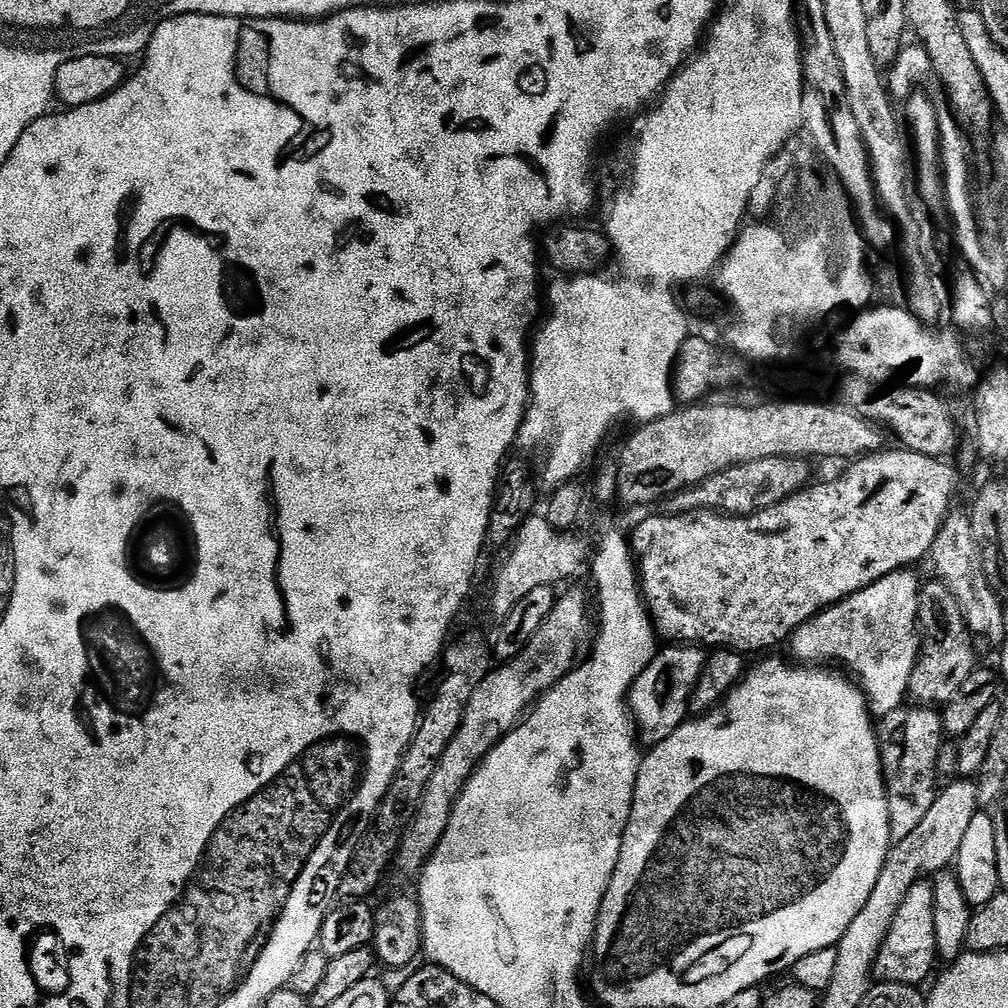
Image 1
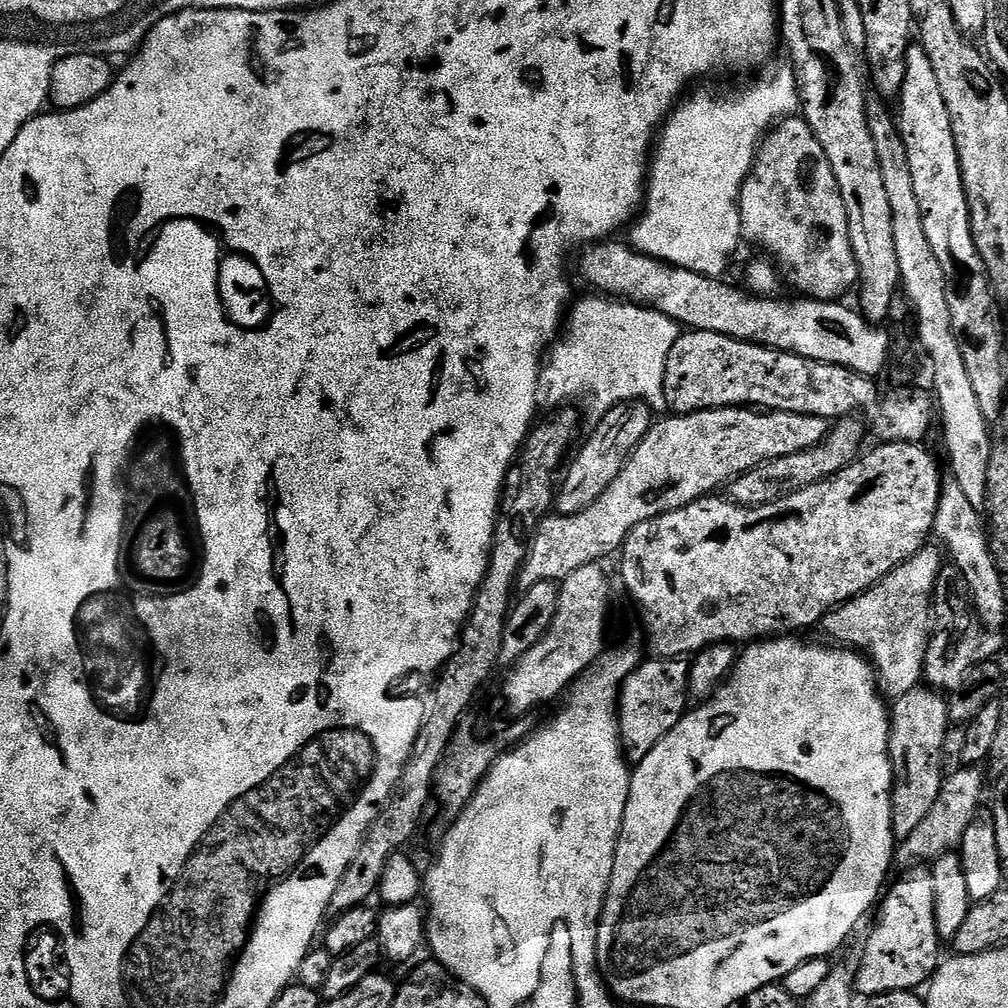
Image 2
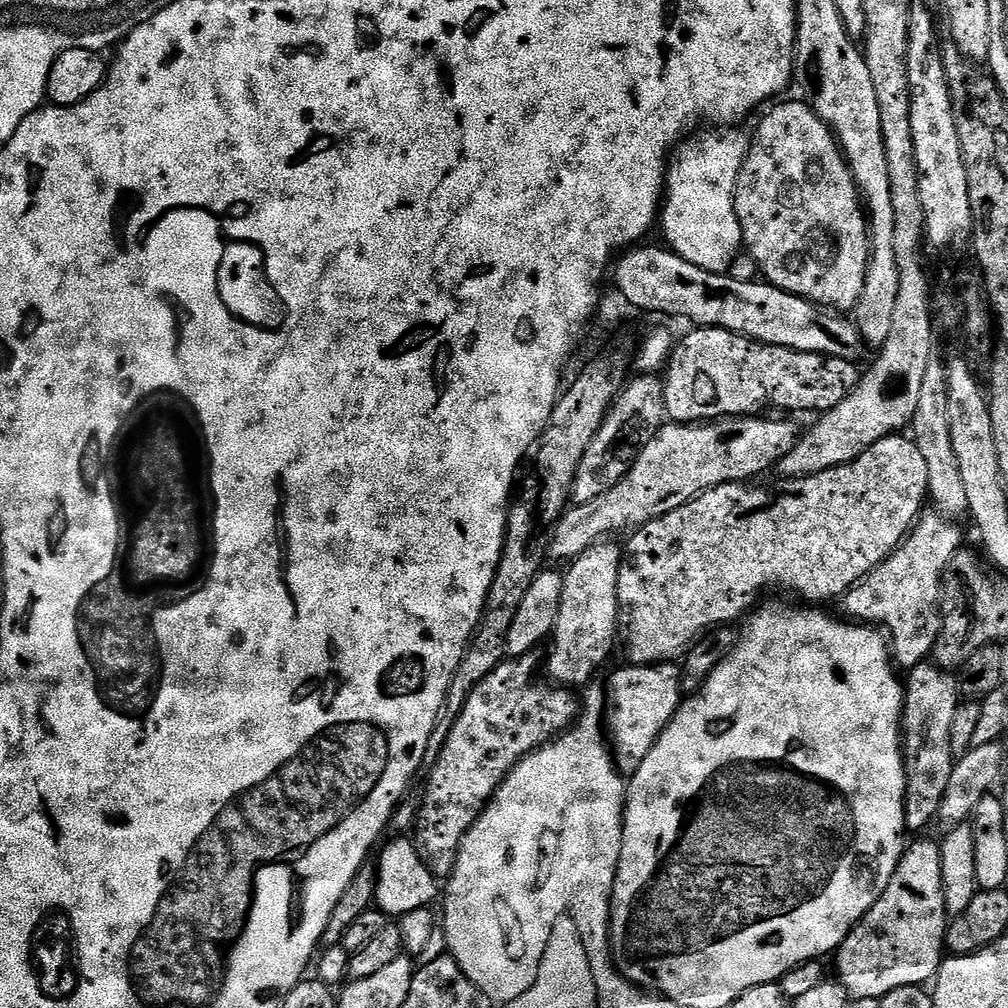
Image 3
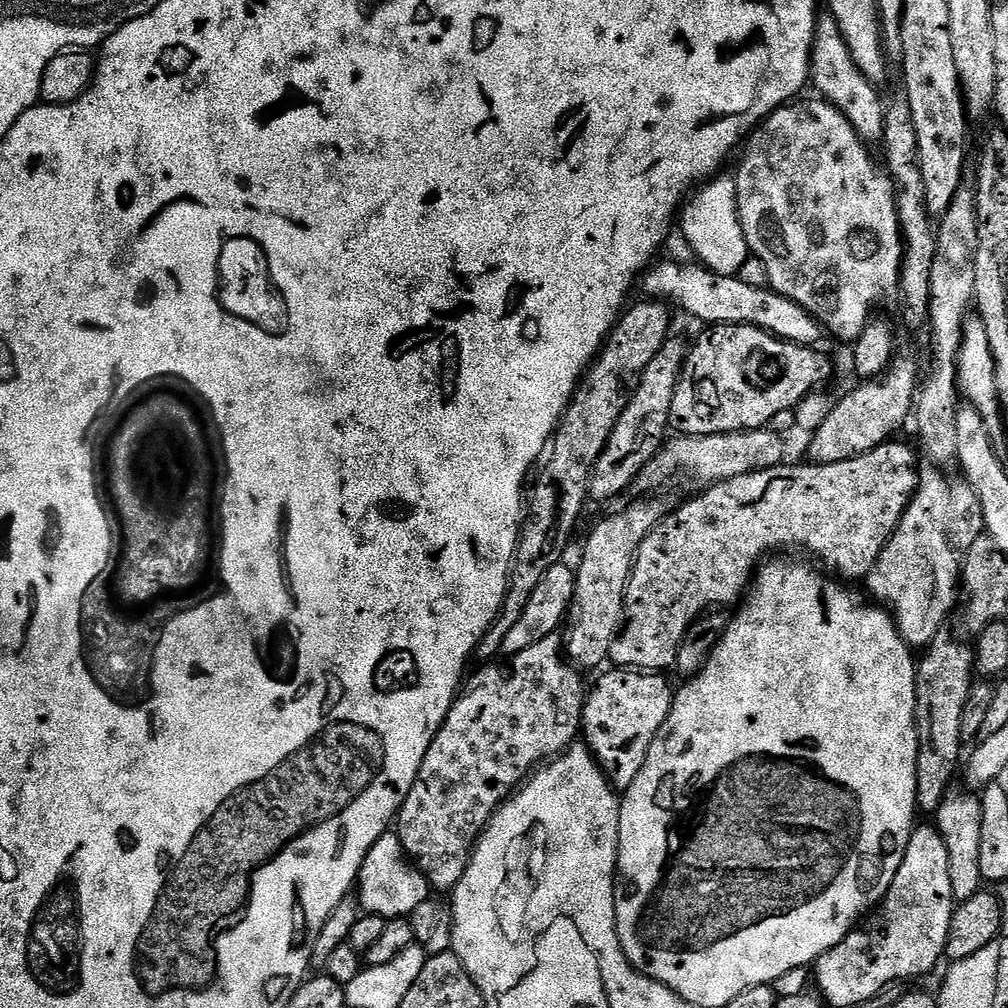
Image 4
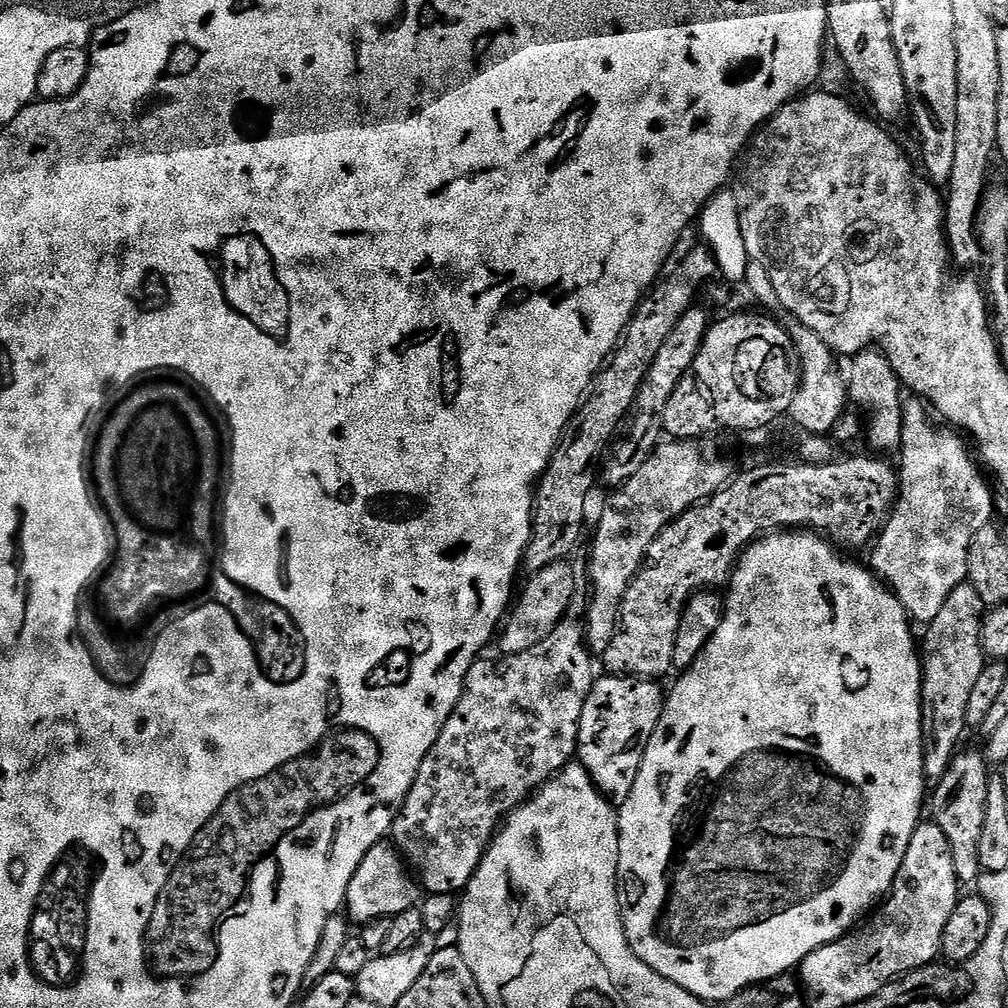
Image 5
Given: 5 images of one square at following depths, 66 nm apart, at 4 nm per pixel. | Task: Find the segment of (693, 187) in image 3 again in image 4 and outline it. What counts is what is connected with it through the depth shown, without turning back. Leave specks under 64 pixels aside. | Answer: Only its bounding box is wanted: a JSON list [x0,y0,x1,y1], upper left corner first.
[678,179,750,276]

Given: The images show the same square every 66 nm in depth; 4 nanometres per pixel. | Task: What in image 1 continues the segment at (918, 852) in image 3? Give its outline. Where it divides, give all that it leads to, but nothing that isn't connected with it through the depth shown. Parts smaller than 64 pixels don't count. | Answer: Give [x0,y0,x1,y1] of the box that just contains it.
[878,882,938,986]

